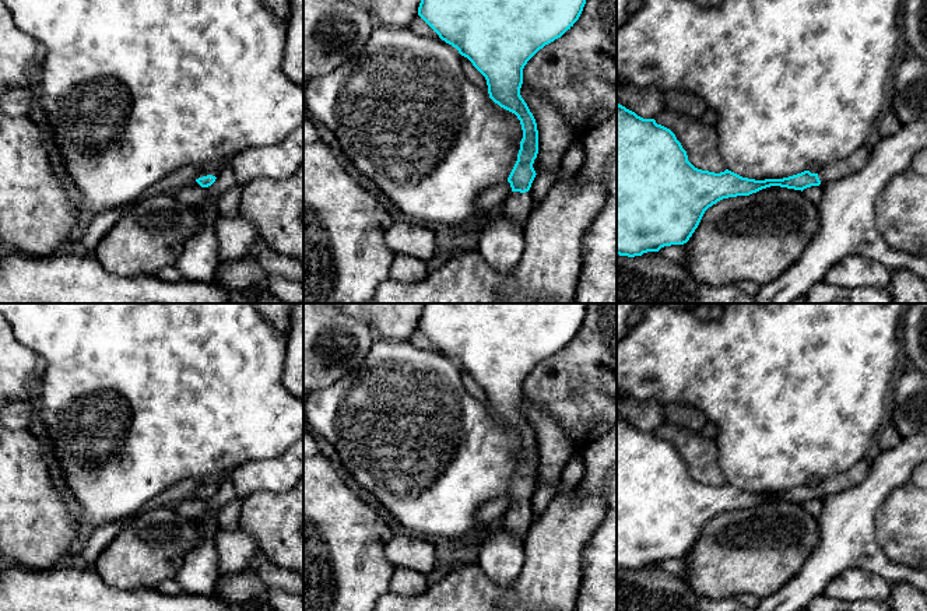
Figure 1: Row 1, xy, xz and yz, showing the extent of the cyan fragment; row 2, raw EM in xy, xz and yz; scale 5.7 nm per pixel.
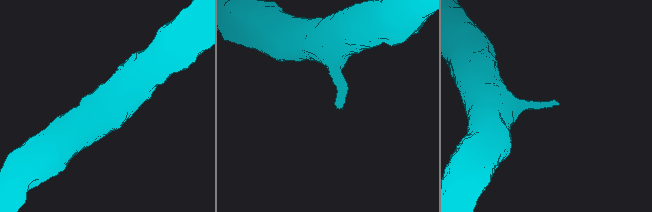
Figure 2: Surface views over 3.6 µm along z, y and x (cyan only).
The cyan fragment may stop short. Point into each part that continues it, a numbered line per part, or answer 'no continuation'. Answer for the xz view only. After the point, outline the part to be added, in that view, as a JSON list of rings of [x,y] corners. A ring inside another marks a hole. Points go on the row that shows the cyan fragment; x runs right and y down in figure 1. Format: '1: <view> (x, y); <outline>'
1: xz (518, 207); [[[531,190],[526,193],[510,192],[498,211],[526,228],[533,211]]]

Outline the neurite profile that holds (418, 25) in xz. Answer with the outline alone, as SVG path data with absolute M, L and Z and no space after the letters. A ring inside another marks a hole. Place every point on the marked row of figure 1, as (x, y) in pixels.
M419 15L412 20L410 29L418 35L440 39L439 35Z

